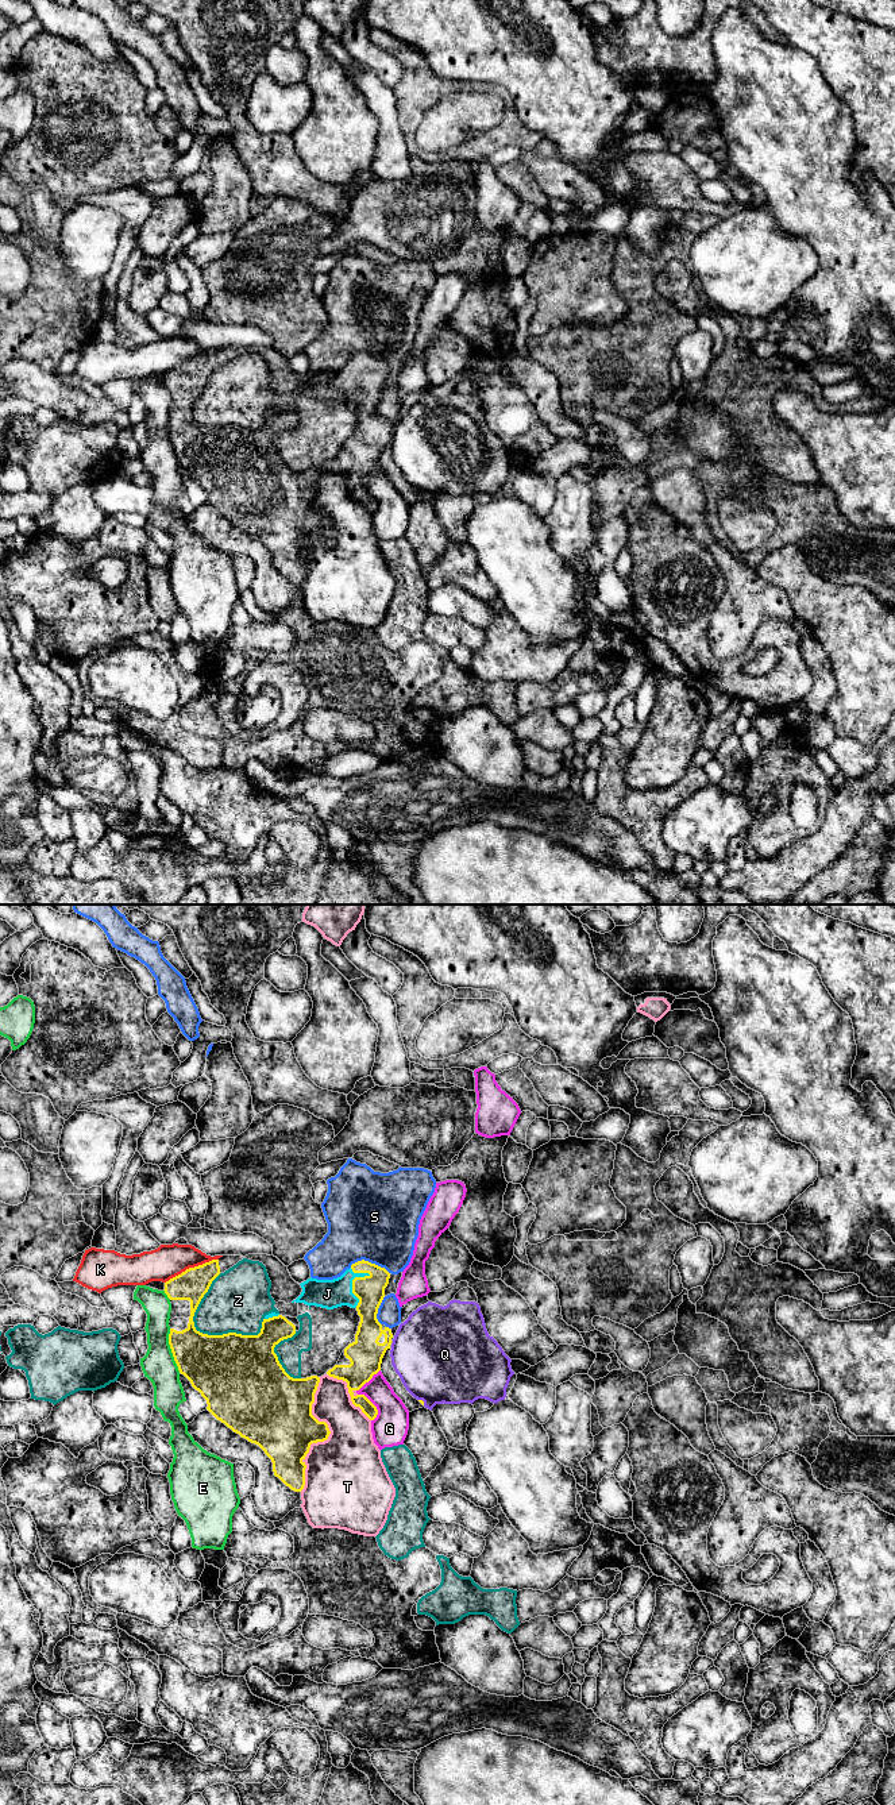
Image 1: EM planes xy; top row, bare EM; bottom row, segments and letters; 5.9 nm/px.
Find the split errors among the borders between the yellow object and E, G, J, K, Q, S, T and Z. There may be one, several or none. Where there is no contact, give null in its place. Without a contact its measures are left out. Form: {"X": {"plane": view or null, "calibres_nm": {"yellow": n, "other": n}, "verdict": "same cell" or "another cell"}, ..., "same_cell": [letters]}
{"E": {"plane": "xy", "calibres_nm": {"yellow": 340, "other": 200}, "verdict": "another cell"}, "G": {"plane": "xy", "calibres_nm": {"yellow": 160, "other": 220}, "verdict": "another cell"}, "J": {"plane": "xy", "calibres_nm": {"yellow": 180, "other": 180}, "verdict": "same cell"}, "K": {"plane": "xy", "calibres_nm": {"yellow": 190, "other": 200}, "verdict": "another cell"}, "Q": {"plane": "xy", "calibres_nm": {"yellow": 20, "other": 480}, "verdict": "another cell"}, "S": {"plane": "xy", "calibres_nm": {"yellow": 180, "other": 480}, "verdict": "another cell"}, "T": {"plane": "xy", "calibres_nm": {"yellow": 340, "other": 460}, "verdict": "another cell"}, "Z": {"plane": "xy", "calibres_nm": {"yellow": 380, "other": 320}, "verdict": "another cell"}, "same_cell": ["J"]}

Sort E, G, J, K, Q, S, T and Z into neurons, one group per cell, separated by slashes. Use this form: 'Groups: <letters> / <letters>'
Groups: E / G / J / K / Q / S / T / Z

